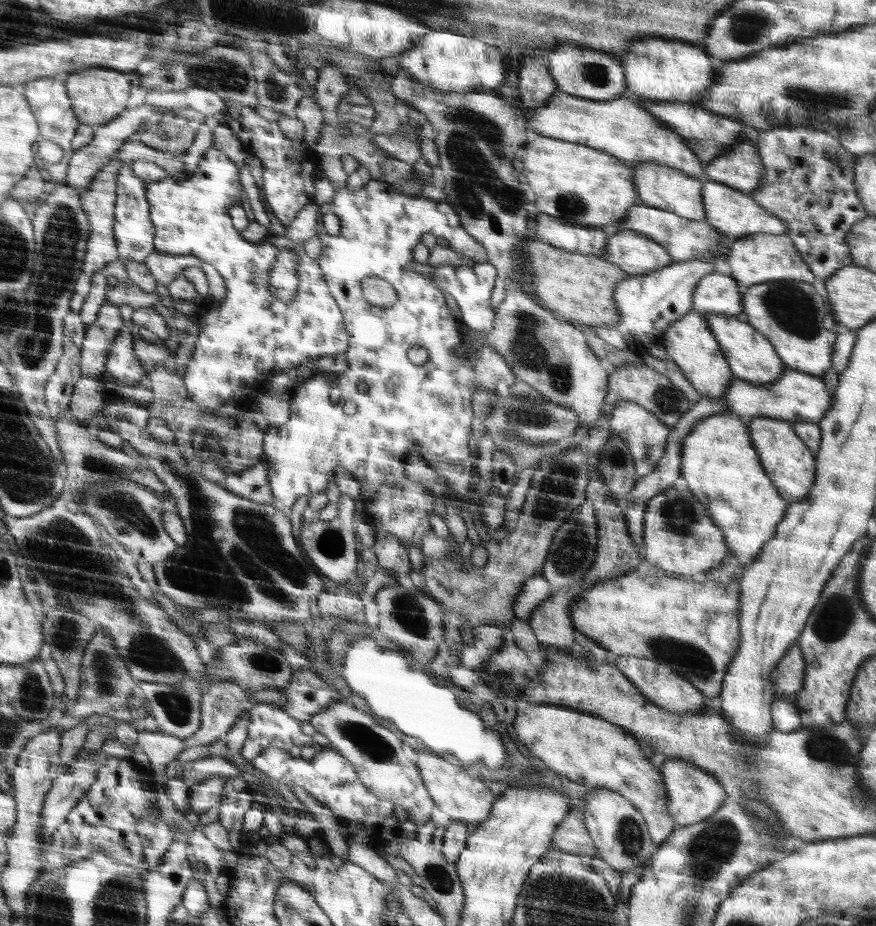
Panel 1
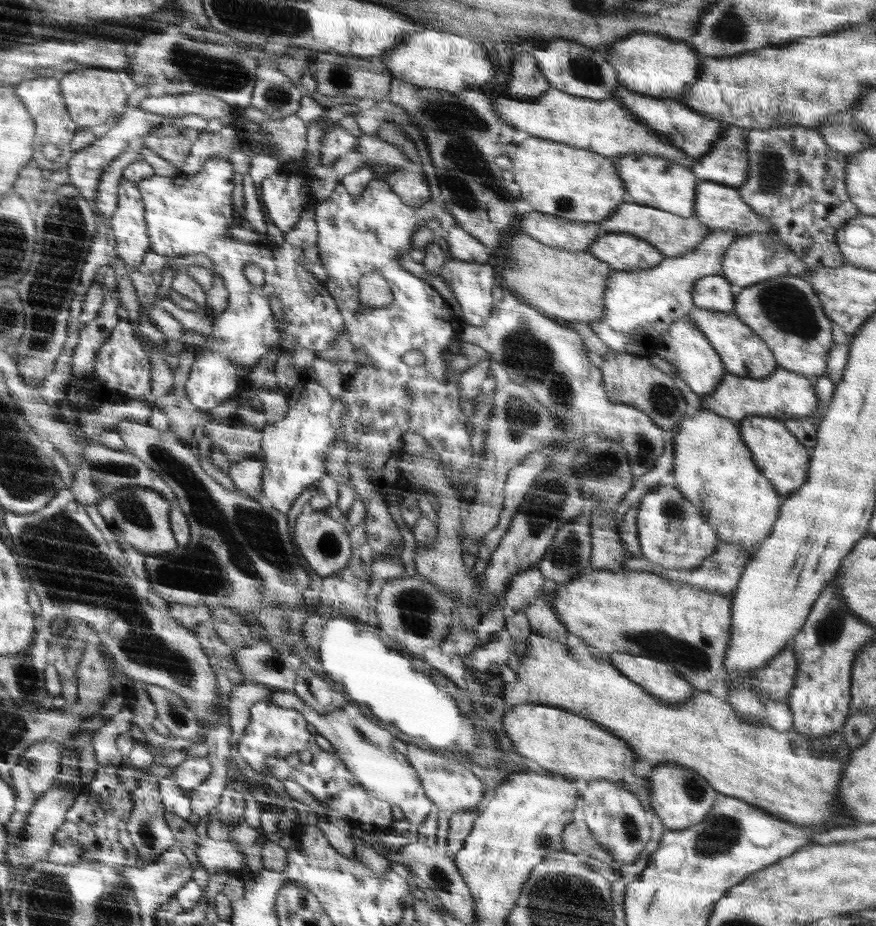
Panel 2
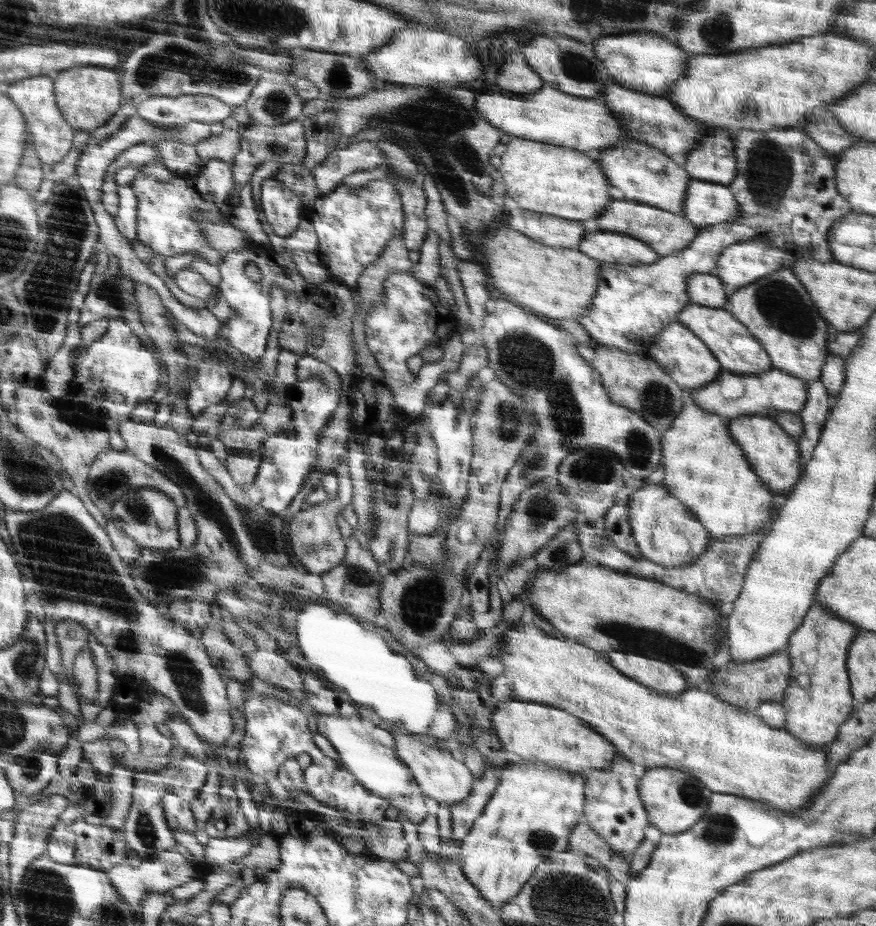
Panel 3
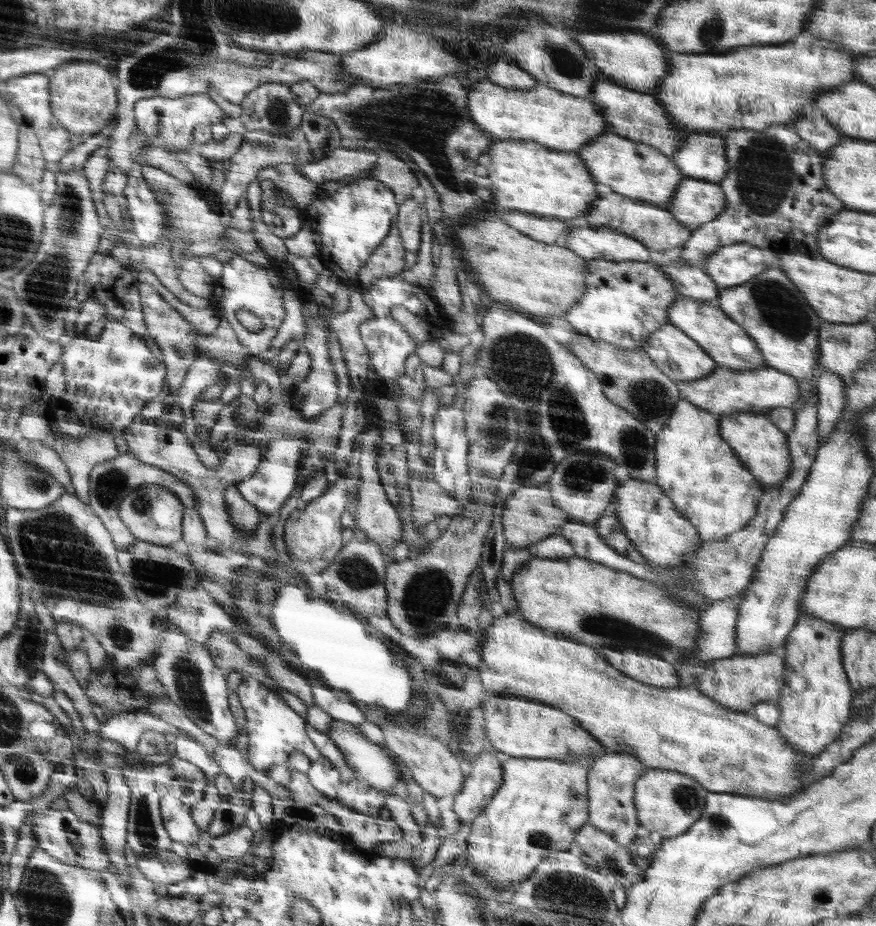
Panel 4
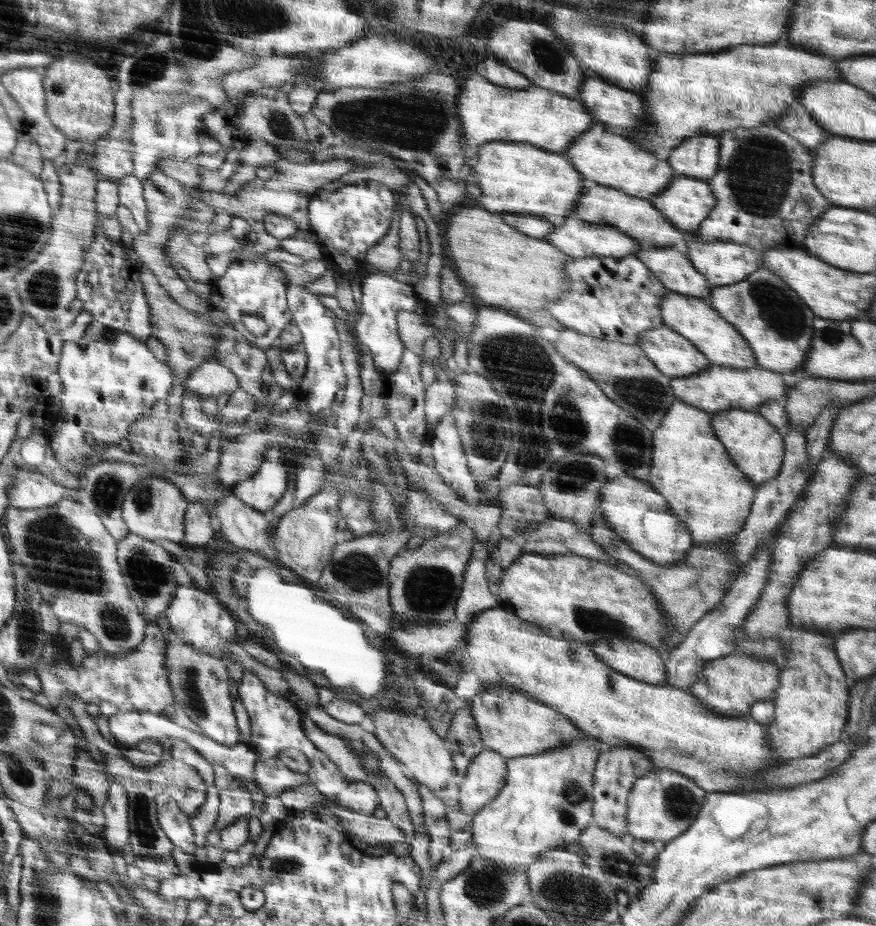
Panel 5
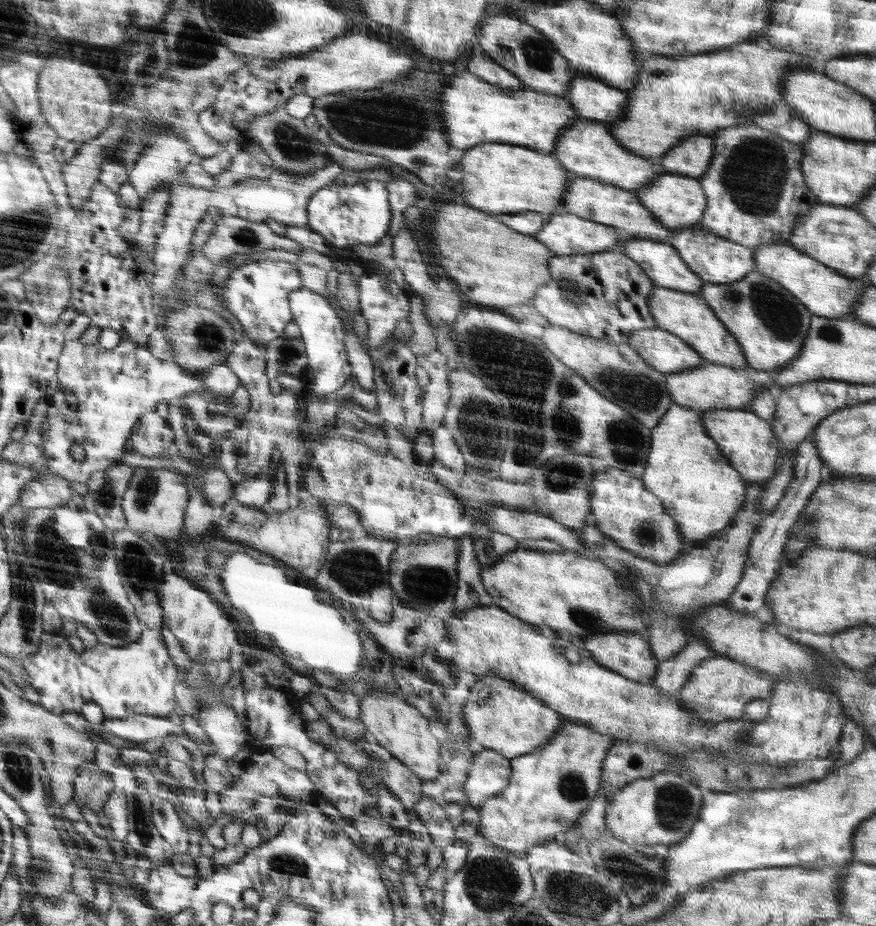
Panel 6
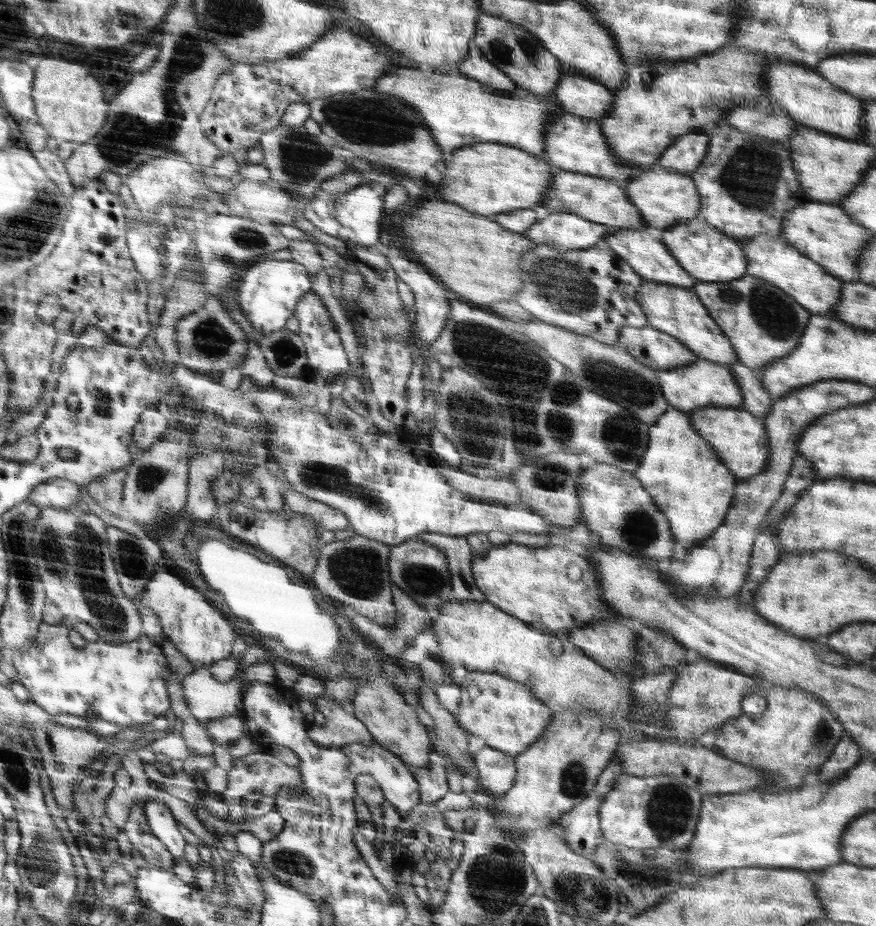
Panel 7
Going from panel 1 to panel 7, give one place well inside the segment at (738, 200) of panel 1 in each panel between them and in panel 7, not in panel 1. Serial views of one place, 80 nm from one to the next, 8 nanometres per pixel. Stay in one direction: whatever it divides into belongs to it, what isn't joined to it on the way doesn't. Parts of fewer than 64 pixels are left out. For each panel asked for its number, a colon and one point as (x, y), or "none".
2: (717, 206)
3: (707, 203)
4: (696, 202)
5: (687, 201)
6: (677, 201)
7: (664, 198)

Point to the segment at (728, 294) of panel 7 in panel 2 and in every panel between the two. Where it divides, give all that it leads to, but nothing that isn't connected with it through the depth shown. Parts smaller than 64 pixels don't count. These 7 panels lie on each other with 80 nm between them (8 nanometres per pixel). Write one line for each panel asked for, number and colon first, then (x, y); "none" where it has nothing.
2: (784, 311)
3: (776, 308)
4: (773, 311)
5: (763, 308)
6: (771, 324)

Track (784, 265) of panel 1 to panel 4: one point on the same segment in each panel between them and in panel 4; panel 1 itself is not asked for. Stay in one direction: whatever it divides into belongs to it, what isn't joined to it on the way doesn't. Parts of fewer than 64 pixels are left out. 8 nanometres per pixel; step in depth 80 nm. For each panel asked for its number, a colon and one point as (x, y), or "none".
2: (756, 257)
3: (742, 263)
4: (732, 265)

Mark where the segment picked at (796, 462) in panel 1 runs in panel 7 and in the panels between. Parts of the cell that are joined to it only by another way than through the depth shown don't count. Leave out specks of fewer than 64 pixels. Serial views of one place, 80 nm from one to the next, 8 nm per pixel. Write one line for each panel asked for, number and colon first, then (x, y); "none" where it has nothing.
2: (781, 459)
3: (774, 455)
4: (762, 448)
5: (757, 447)
6: (748, 442)
7: (740, 440)

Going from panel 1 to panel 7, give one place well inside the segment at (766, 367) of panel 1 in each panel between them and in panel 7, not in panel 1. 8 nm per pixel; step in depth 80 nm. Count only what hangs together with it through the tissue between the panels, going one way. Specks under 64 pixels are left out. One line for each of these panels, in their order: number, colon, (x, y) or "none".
2: (747, 355)
3: (740, 351)
4: (732, 347)
5: (704, 326)
6: (686, 314)
7: (678, 311)

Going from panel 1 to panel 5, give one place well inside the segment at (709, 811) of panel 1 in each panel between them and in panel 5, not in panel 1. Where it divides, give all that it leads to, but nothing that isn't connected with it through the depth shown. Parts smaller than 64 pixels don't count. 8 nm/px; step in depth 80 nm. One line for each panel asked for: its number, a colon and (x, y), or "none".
2: (681, 797)
3: (674, 801)
4: (668, 802)
5: (661, 805)

